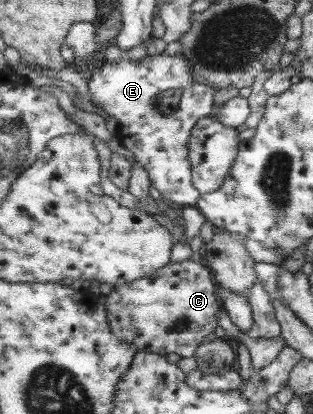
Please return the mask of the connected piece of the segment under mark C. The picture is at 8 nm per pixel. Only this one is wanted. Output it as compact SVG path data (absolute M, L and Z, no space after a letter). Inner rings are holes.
M187 259L186 261L178 263L169 263L167 266L164 266L163 269L157 269L153 274L146 277L147 278L141 278L135 282L129 282L129 284L123 286L118 285L113 288L114 291L111 291L105 296L106 309L108 310L108 319L111 323L112 333L123 342L133 343L139 351L145 350L164 356L175 353L182 357L195 357L197 349L203 344L203 342L205 342L205 338L207 338L209 334L213 334L215 328L220 325L220 319L217 318L217 314L220 314L220 311L223 309L223 303L221 303L218 289L219 285L215 282L214 273L204 261L197 263L193 262L191 259Z

